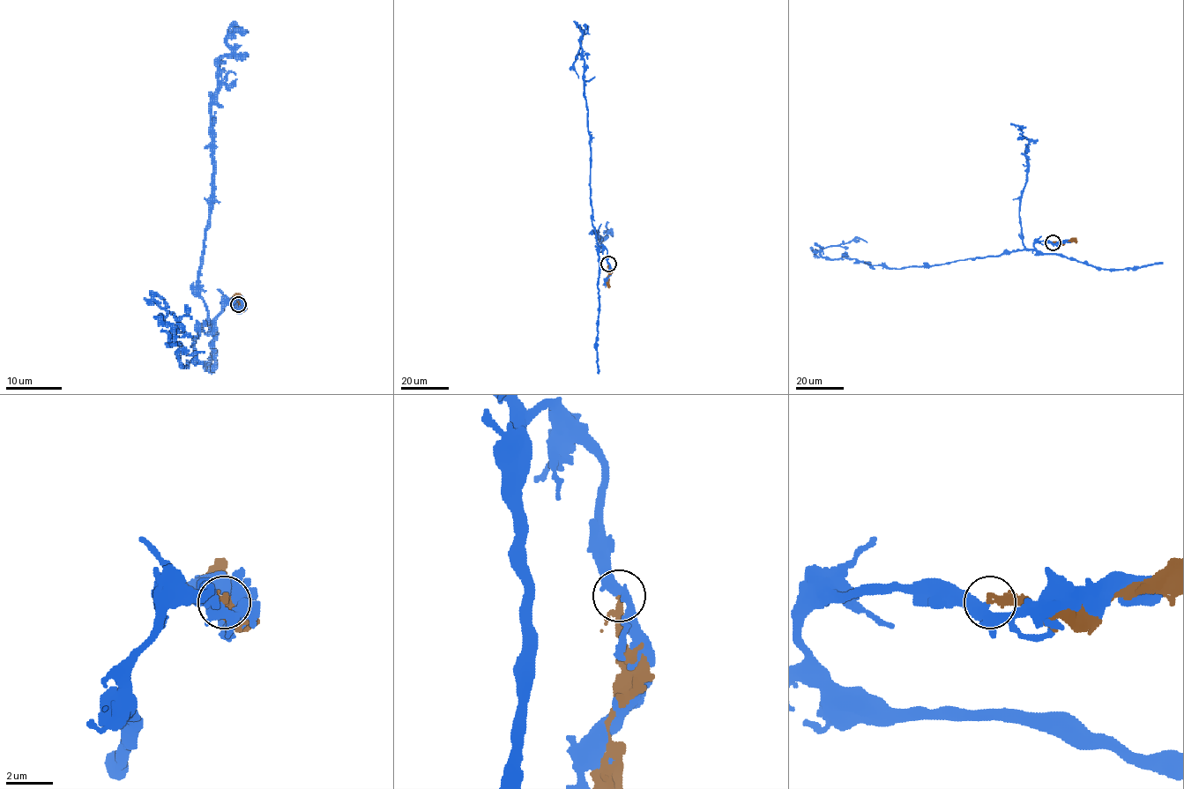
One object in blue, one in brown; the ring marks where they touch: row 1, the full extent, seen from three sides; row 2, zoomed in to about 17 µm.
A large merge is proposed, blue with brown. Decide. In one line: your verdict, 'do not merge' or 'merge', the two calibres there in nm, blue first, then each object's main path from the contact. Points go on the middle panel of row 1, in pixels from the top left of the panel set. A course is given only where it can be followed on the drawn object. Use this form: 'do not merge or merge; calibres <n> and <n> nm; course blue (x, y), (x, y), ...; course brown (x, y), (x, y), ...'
do not merge; calibres 400 and 240 nm; course blue (608, 264), (606, 250), (598, 242), (592, 220), (589, 133), (581, 55), (583, 31), (573, 65), (578, 78); course brown (609, 264), (607, 287)

